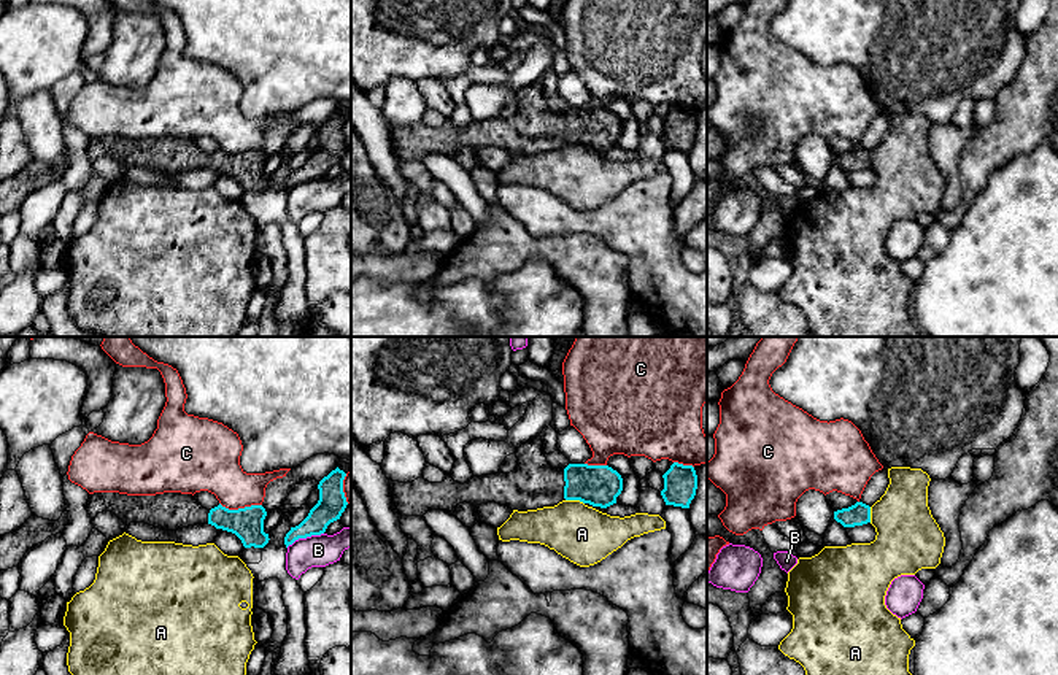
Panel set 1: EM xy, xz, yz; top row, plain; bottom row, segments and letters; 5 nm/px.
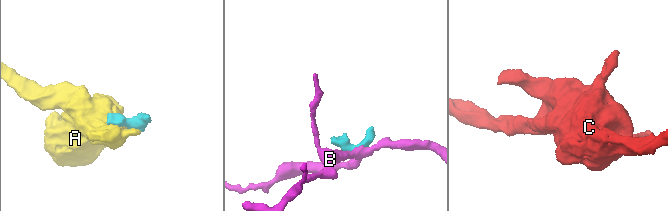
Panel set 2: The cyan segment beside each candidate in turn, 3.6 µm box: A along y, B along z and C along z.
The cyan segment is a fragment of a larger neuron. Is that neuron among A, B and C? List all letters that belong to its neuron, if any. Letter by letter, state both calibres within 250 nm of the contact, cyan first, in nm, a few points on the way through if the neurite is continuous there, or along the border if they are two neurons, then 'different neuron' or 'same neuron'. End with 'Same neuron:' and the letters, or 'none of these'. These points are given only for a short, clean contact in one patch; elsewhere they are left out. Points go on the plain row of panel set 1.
A: 200 nm thick on the cyan side, 300 nm on the other; border along xz (566, 143), (579, 143), (583, 148); different neuron
B: 140 nm thick on the cyan side, 160 nm on the other; border along xy (323, 177), (299, 181), (286, 191); different neuron
C: 160 nm thick on the cyan side, 260 nm on the other; different neuron
Same neuron: none of these

